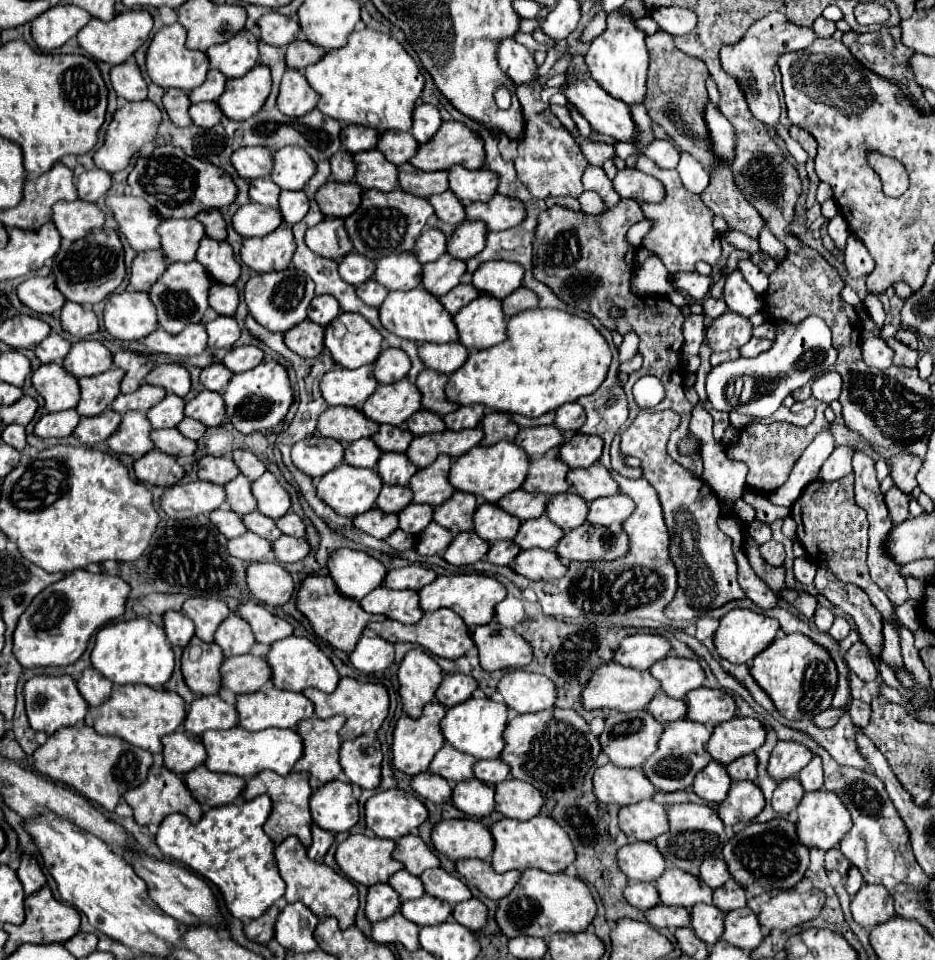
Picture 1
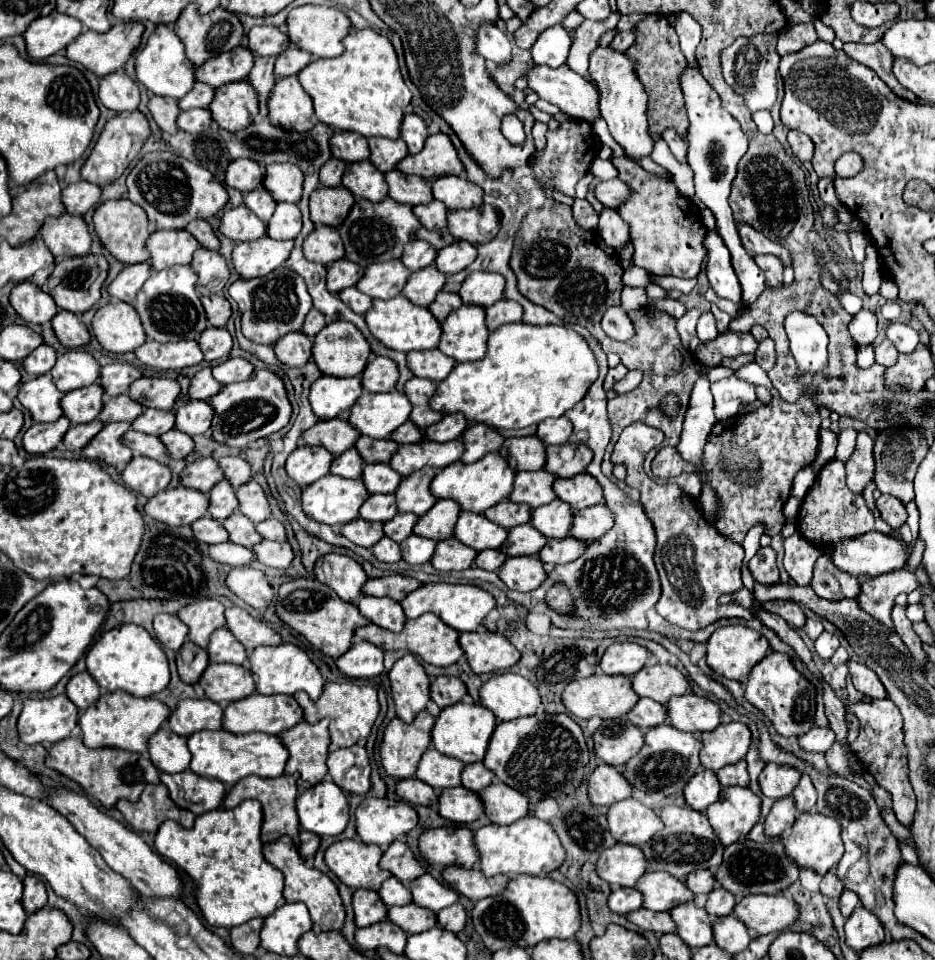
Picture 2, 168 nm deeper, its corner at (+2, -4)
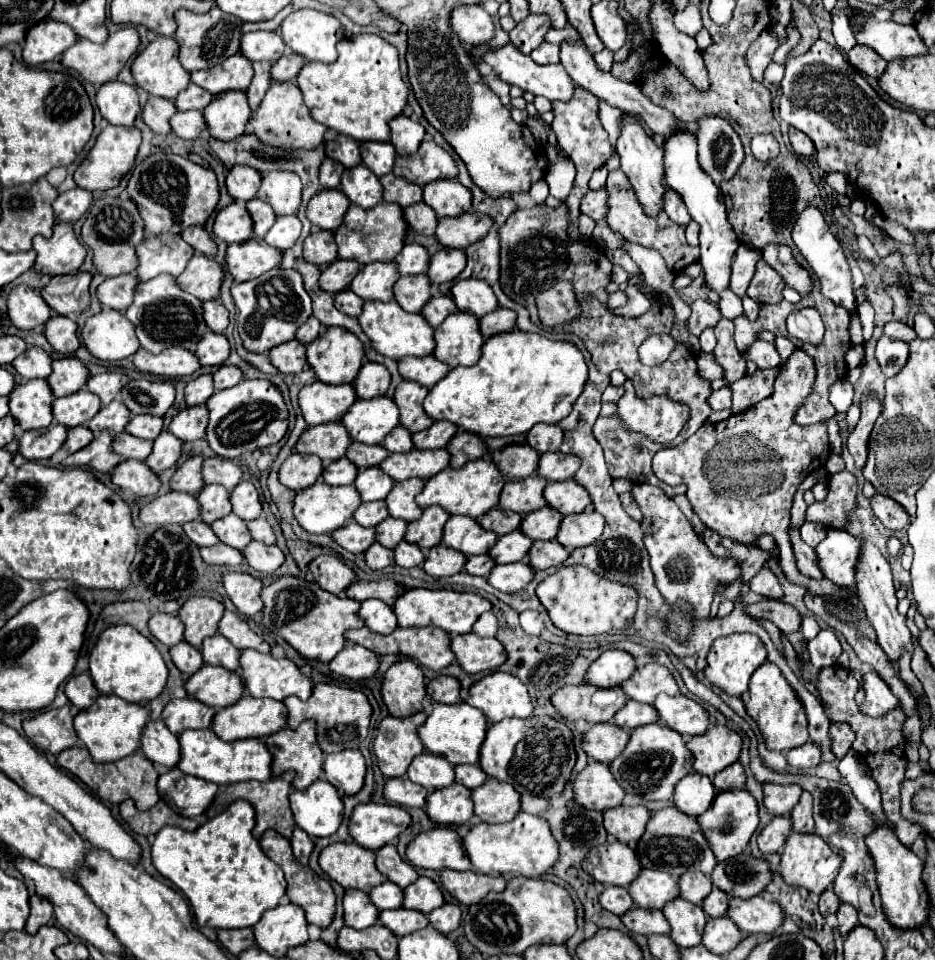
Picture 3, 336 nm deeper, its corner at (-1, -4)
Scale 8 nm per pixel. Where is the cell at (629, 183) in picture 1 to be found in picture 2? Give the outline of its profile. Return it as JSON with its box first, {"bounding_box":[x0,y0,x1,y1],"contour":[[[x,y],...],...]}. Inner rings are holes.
{"bounding_box":[595,178,629,208],"contour":[[[613,178],[613,180],[601,182],[595,188],[595,196],[603,206],[617,208],[617,204],[621,204],[621,200],[625,200],[625,196],[629,196],[629,186],[623,180]]]}

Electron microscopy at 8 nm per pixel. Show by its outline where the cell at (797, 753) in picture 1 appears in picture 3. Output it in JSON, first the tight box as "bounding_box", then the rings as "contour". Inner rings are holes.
{"bounding_box":[764,784,802,816],"contour":[[[764,784],[764,806],[770,816],[790,816],[802,796],[800,786],[778,786]]]}

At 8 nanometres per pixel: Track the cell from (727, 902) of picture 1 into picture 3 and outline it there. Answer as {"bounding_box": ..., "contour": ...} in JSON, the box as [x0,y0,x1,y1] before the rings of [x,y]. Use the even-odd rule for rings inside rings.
{"bounding_box":[702,888,728,918],"contour":[[[712,888],[712,892],[710,892],[710,894],[704,898],[704,902],[702,902],[702,910],[704,910],[710,918],[726,916],[728,896],[726,896],[720,888]]]}

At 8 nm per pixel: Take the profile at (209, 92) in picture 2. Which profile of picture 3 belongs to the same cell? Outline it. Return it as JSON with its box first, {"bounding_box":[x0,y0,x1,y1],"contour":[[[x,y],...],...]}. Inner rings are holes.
{"bounding_box":[176,84,212,110],"contour":[[[188,84],[188,88],[184,88],[184,92],[180,92],[180,96],[176,96],[176,108],[178,110],[204,110],[212,100],[212,94],[206,92],[204,88],[196,86],[196,84]]]}

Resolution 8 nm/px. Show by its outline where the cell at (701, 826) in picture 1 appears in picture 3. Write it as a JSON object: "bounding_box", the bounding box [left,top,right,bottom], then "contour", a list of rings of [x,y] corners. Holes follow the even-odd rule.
{"bounding_box":[636,806,716,880],"contour":[[[674,806],[652,814],[644,836],[640,838],[640,842],[636,846],[636,852],[638,852],[642,868],[668,872],[674,880],[678,880],[684,872],[688,872],[688,868],[696,868],[696,870],[704,872],[706,876],[710,876],[716,866],[714,854],[700,830],[696,818],[676,810]]]}

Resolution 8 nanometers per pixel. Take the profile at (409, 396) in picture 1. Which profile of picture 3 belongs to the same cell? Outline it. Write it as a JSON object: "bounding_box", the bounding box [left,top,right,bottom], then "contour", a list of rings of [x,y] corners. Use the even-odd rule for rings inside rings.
{"bounding_box":[342,396,400,444],"contour":[[[378,396],[372,400],[356,400],[344,414],[342,424],[346,426],[352,440],[362,444],[382,444],[384,436],[398,426],[400,412],[392,398]]]}

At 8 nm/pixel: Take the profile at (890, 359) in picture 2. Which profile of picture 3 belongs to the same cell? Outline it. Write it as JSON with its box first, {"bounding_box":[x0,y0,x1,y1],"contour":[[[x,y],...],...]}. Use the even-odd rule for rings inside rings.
{"bounding_box":[876,336,908,378],"contour":[[[882,336],[876,344],[876,358],[880,362],[884,376],[892,378],[908,362],[908,344],[900,342],[900,340],[890,340],[888,336]]]}

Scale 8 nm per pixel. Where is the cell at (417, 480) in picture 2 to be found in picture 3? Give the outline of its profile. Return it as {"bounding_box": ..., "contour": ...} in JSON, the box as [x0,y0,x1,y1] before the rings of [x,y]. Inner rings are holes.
{"bounding_box":[386,478,424,522],"contour":[[[410,478],[404,482],[394,482],[394,488],[386,496],[386,506],[392,518],[402,518],[406,522],[418,520],[422,516],[422,508],[414,502],[416,494],[422,492],[424,480],[422,478]]]}

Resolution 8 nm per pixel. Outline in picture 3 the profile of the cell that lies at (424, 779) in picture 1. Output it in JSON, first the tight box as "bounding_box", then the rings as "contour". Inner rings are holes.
{"bounding_box":[384,778,428,808],"contour":[[[388,778],[384,782],[384,798],[402,808],[424,808],[428,790],[404,778]]]}

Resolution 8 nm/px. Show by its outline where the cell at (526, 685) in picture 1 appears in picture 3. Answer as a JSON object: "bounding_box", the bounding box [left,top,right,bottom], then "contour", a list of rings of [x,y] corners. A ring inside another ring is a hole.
{"bounding_box":[468,672,532,722],"contour":[[[492,672],[470,688],[468,704],[480,708],[488,722],[500,722],[504,718],[528,718],[532,714],[532,702],[524,684],[506,672]]]}

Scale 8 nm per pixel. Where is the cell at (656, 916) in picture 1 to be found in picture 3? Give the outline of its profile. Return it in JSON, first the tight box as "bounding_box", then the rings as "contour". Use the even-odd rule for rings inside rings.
{"bounding_box":[620,908,668,936],"contour":[[[630,908],[626,914],[620,916],[624,926],[630,932],[652,936],[652,934],[668,934],[668,922],[664,922],[664,914],[660,910],[644,910],[644,908]]]}

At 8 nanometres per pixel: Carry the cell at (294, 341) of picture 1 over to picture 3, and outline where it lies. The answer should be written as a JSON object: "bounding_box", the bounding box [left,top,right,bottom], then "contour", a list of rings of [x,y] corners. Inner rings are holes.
{"bounding_box":[268,340,306,374],"contour":[[[298,340],[284,342],[268,352],[268,360],[282,374],[298,374],[306,366],[306,346]]]}

